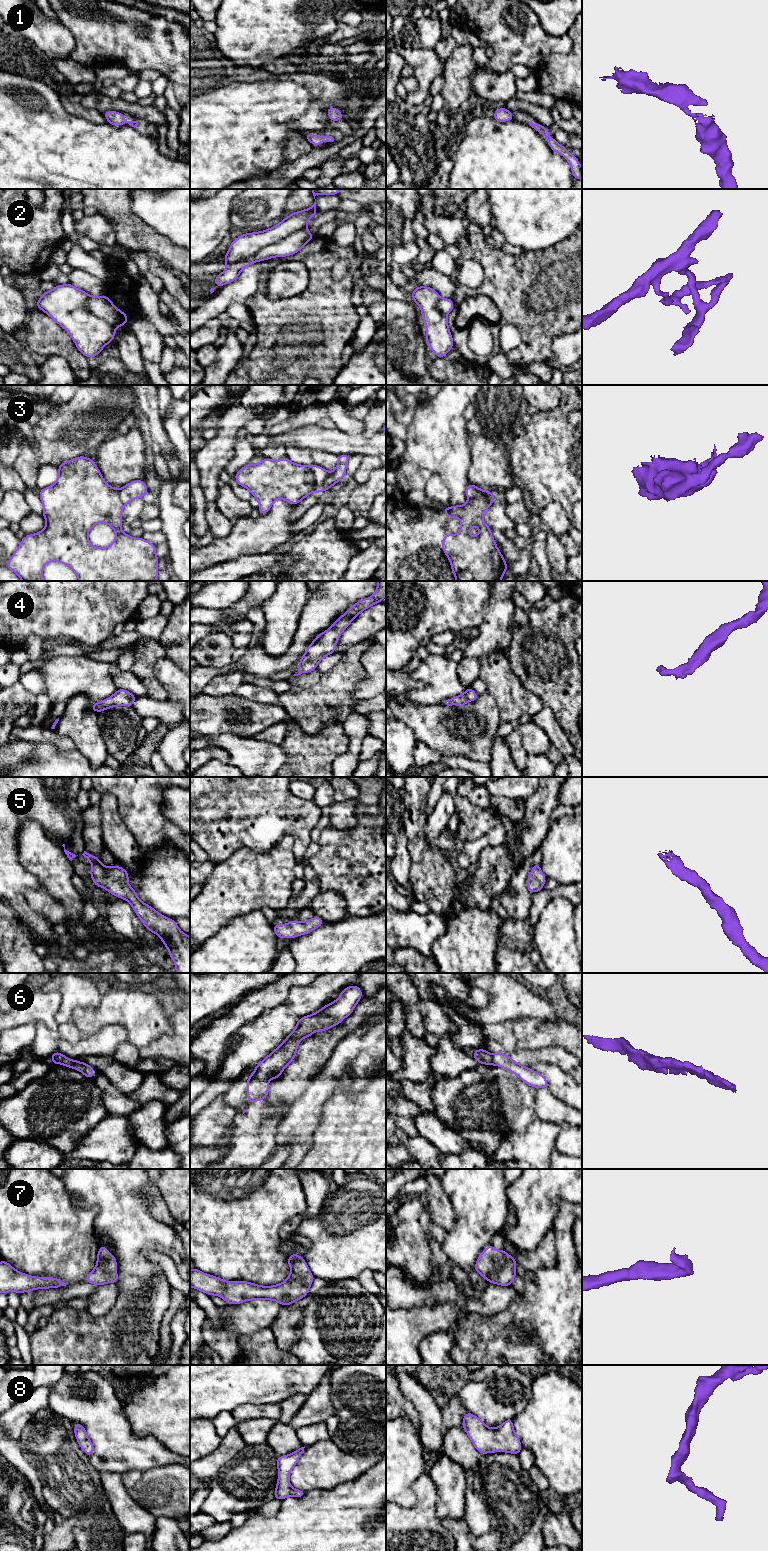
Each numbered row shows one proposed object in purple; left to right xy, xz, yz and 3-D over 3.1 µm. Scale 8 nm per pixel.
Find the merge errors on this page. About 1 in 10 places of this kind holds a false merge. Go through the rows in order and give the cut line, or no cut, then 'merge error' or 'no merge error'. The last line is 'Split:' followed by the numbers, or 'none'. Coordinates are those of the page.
1: cut none; no merge error
2: cut xz (306, 226), (260, 248), (252, 256), (241, 259), (227, 268); merge error
3: cut yz (468, 499), (482, 495), (488, 500), (493, 501); merge error
4: cut none; no merge error
5: cut none; no merge error
6: cut none; no merge error
7: cut none; no merge error
8: cut none; no merge error
Split: 2, 3

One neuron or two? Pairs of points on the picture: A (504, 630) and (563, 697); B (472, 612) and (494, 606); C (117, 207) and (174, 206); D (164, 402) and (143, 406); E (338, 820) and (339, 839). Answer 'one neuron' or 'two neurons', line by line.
A: two neurons
B: two neurons
C: two neurons
D: two neurons
E: two neurons

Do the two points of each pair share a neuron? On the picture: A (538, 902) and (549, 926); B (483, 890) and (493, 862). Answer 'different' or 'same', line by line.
A: different
B: same

